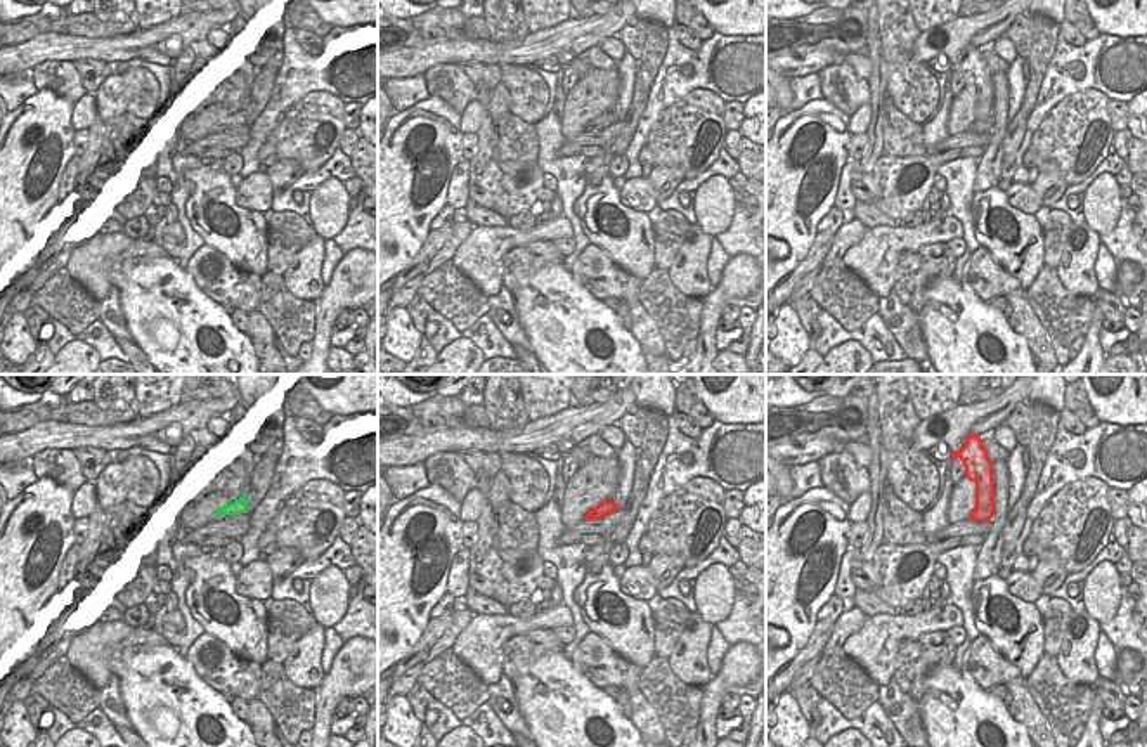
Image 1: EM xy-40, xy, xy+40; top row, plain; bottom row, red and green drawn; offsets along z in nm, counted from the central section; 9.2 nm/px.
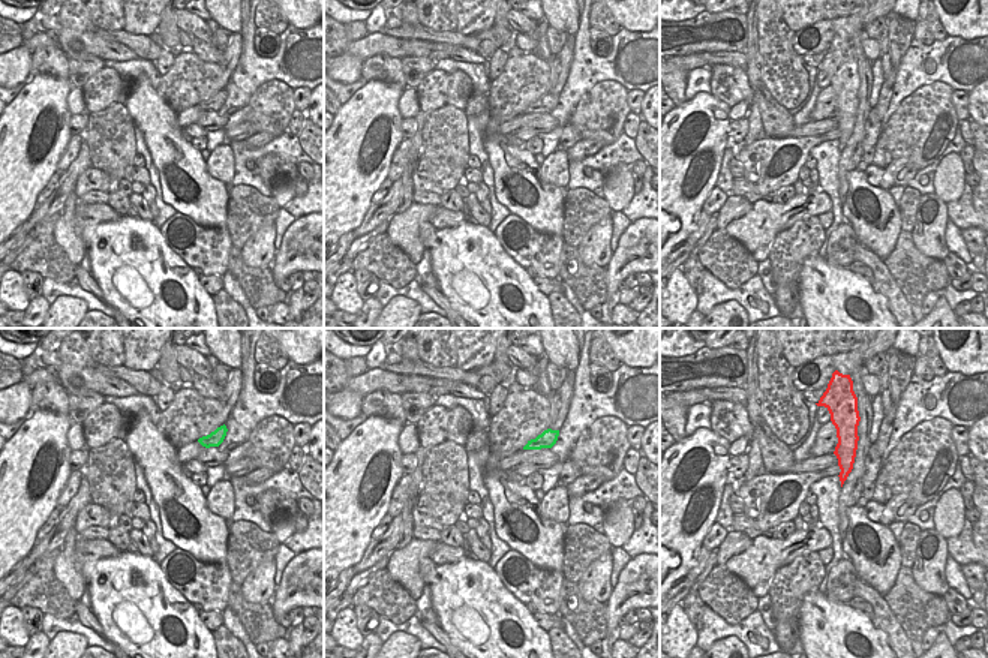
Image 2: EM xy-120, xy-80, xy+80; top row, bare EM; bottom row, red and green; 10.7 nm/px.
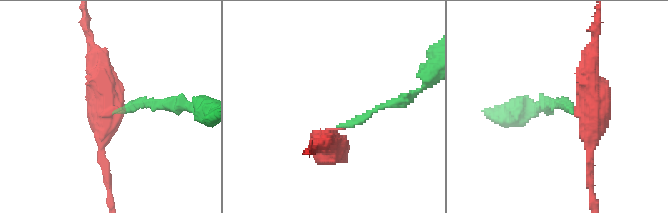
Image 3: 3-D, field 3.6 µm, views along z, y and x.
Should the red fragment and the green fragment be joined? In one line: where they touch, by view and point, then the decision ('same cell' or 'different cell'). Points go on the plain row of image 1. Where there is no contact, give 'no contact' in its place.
no contact; different cell

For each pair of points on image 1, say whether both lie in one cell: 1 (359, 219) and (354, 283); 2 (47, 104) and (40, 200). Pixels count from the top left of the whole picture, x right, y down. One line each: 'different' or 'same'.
1: different
2: same

